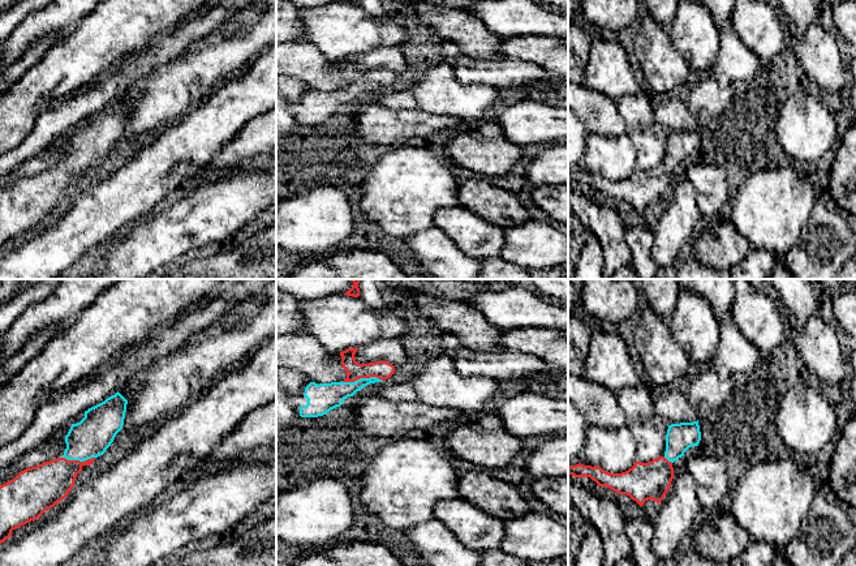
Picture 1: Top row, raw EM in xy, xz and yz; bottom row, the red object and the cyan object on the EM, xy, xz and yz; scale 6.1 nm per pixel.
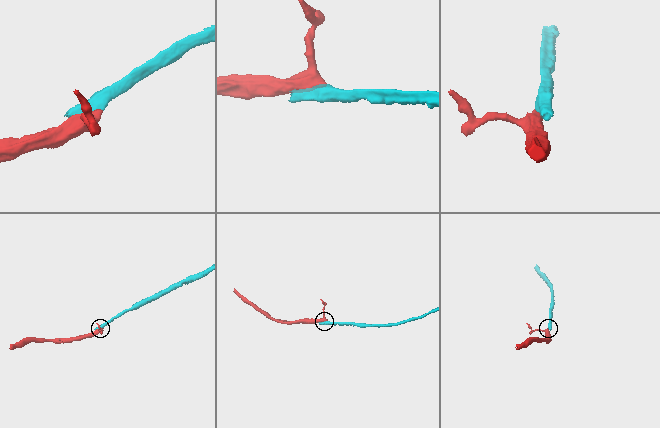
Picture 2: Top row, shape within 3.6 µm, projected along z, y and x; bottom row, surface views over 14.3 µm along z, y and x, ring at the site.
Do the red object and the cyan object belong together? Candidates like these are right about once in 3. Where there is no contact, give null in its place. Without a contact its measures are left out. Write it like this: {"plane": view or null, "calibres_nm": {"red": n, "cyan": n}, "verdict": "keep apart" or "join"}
{"plane": "xz", "calibres_nm": {"red": 110, "cyan": 170}, "verdict": "join"}

